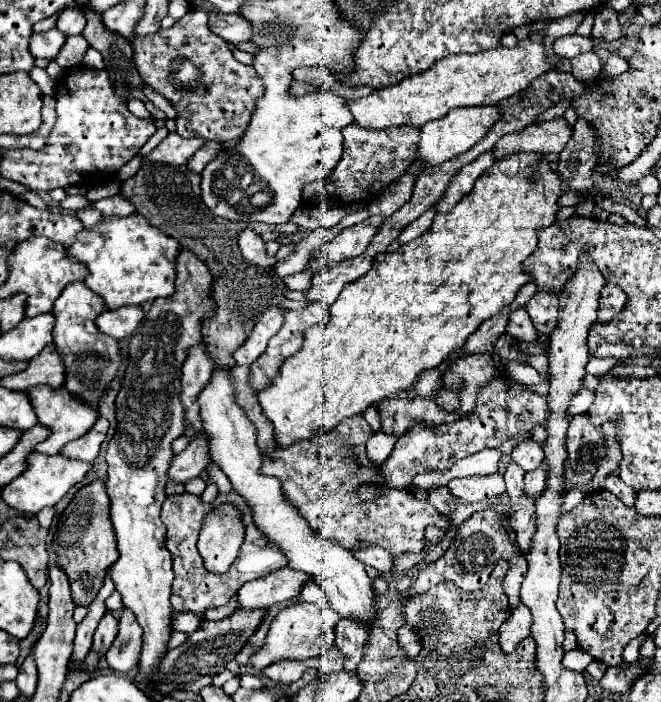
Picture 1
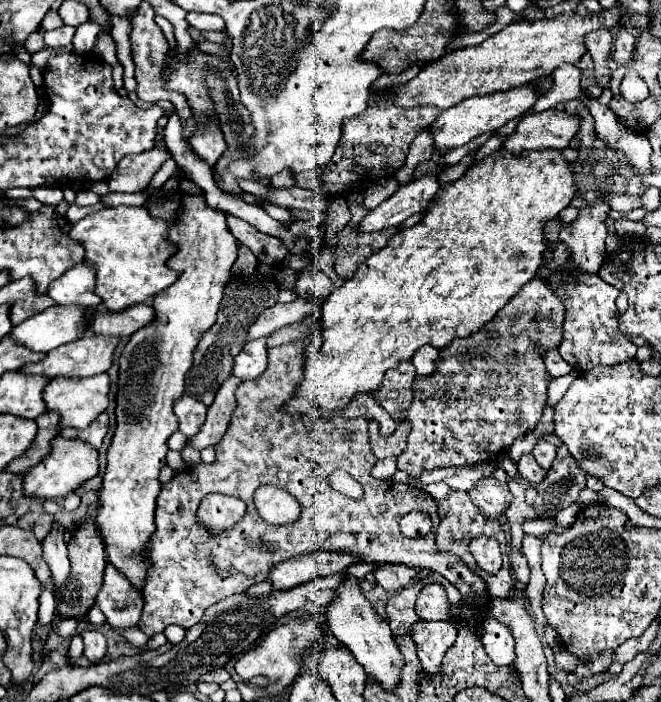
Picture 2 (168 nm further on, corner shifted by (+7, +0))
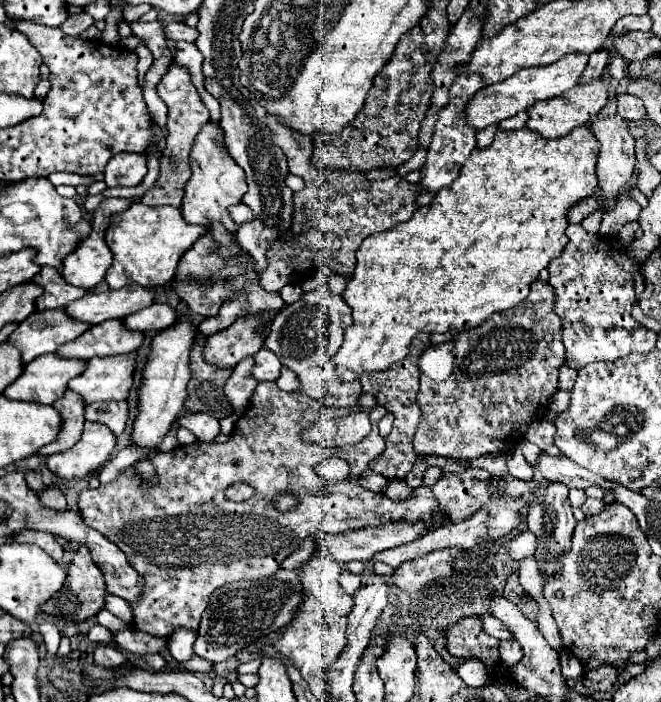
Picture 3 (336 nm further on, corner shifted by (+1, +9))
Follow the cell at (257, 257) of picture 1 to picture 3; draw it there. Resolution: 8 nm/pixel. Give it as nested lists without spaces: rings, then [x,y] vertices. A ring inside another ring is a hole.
[[[235,204],[235,206],[231,206],[229,214],[231,214],[231,218],[233,218],[233,222],[235,222],[237,226],[241,226],[243,222],[251,222],[251,220],[253,220],[253,212],[251,212],[251,208],[245,206],[245,204]]]

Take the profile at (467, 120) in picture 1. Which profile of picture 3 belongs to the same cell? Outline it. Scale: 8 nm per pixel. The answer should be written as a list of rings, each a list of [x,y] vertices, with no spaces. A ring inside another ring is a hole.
[[[567,54],[563,56],[559,62],[553,62],[551,66],[535,66],[535,68],[527,68],[527,70],[519,70],[519,74],[513,74],[511,78],[491,84],[483,90],[479,90],[475,94],[475,98],[471,98],[465,114],[467,114],[467,122],[469,126],[483,130],[491,124],[499,124],[505,118],[515,116],[521,110],[527,110],[529,106],[533,106],[539,100],[551,100],[561,96],[565,90],[569,90],[571,86],[575,86],[579,82],[579,76],[583,74],[585,66],[587,66],[589,56],[585,54]]]

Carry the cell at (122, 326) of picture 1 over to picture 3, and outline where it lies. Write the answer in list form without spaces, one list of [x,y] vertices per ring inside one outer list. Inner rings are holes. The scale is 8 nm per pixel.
[[[157,302],[149,308],[143,308],[131,316],[127,316],[123,322],[131,330],[141,330],[141,332],[165,330],[177,322],[177,312],[171,306]]]

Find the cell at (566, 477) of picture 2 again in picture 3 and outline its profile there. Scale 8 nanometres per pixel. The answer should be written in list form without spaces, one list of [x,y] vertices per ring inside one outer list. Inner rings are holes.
[[[549,482],[539,496],[539,502],[533,502],[529,506],[529,516],[527,524],[529,530],[537,536],[537,550],[535,550],[535,560],[539,564],[539,574],[547,578],[555,578],[559,574],[559,566],[555,566],[555,554],[563,554],[563,550],[571,550],[571,534],[575,530],[575,516],[569,506],[569,488],[557,482]]]

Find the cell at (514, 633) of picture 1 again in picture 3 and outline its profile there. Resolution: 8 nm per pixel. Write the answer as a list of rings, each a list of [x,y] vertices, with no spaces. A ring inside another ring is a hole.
[[[515,640],[513,642],[501,642],[499,652],[501,652],[501,662],[507,666],[513,666],[515,662],[519,662],[523,658],[523,650],[521,650],[519,642],[515,642]]]

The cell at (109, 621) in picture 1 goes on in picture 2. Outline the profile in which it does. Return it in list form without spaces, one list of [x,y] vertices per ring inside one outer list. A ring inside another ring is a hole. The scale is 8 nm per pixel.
[[[83,631],[81,633],[83,637],[83,643],[85,643],[85,657],[91,661],[91,663],[99,663],[107,651],[107,641],[105,641],[105,635],[101,631]]]

